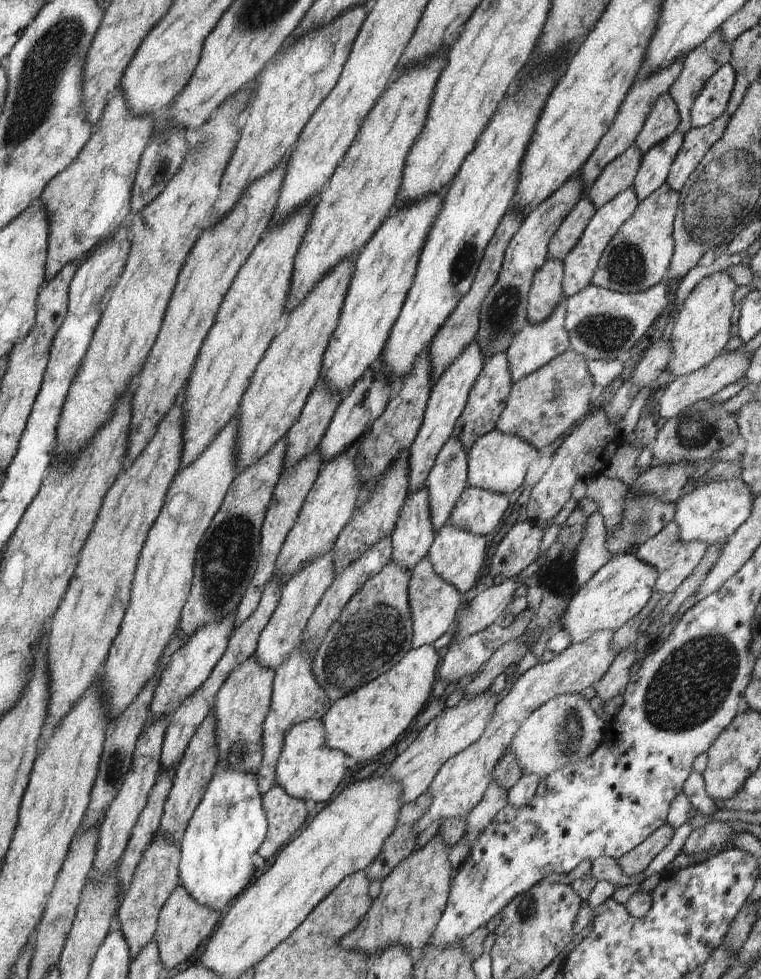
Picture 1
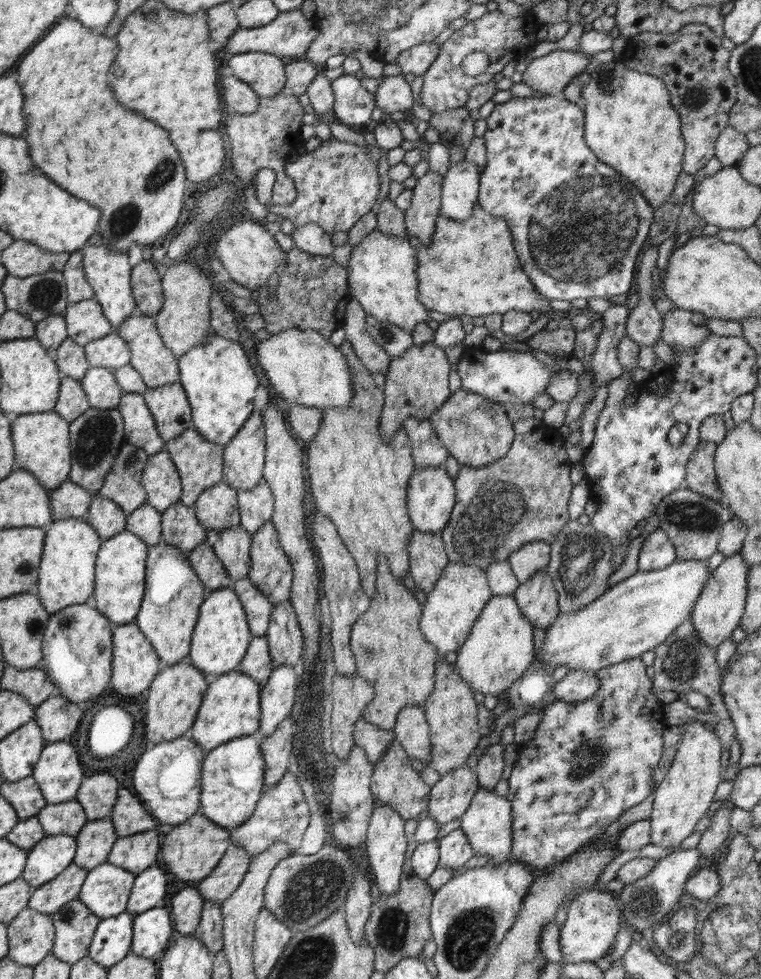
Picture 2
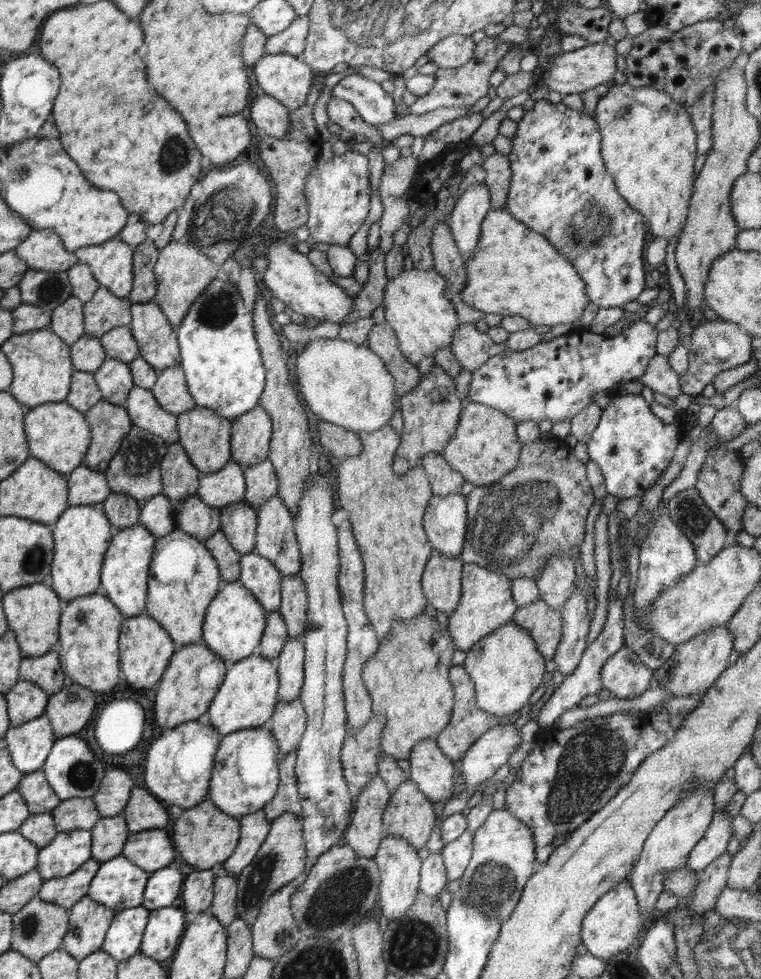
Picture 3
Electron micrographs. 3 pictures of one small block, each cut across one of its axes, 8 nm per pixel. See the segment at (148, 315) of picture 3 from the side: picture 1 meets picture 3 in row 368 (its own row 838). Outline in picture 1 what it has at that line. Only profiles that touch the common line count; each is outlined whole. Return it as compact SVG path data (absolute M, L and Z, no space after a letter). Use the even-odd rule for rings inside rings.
M161 834L155 836L143 852L140 864L134 873L133 882L125 892L116 914L115 923L129 946L131 960L155 936L160 909L171 892L181 884L179 879L180 843L168 841Z

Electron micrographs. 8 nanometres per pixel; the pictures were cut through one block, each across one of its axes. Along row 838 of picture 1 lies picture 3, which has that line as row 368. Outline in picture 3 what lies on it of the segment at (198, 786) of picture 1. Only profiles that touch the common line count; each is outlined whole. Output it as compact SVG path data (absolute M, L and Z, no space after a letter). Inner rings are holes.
M181 365L158 372L155 385L151 388L158 404L172 414L180 414L197 406L186 386Z

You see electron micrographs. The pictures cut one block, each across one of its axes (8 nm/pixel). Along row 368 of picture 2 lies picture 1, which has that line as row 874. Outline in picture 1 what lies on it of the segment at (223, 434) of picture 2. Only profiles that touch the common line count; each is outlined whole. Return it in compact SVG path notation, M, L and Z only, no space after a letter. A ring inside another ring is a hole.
M220 764L217 765L214 774L200 804L190 817L179 844L179 879L186 892L189 892L198 904L223 914L224 906L232 904L257 876L257 870L251 860L266 838L268 823L263 797L258 792L258 783L254 774L243 773L234 768L224 769Z

